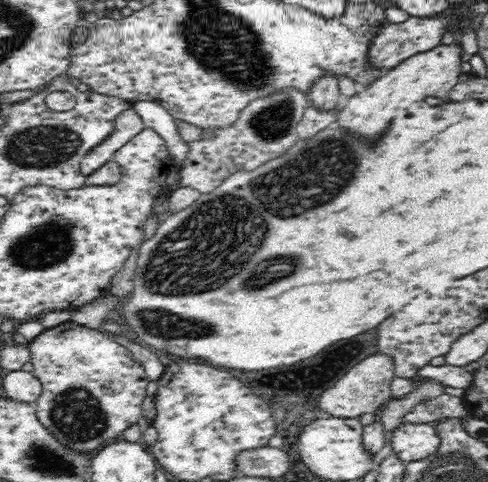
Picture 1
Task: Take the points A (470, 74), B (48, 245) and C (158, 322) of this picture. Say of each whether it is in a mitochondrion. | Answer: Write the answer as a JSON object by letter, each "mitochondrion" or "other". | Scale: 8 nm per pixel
{"A":"other","B":"mitochondrion","C":"mitochondrion"}

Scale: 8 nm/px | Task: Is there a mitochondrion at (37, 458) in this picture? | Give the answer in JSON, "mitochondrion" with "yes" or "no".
{"mitochondrion":"yes"}

